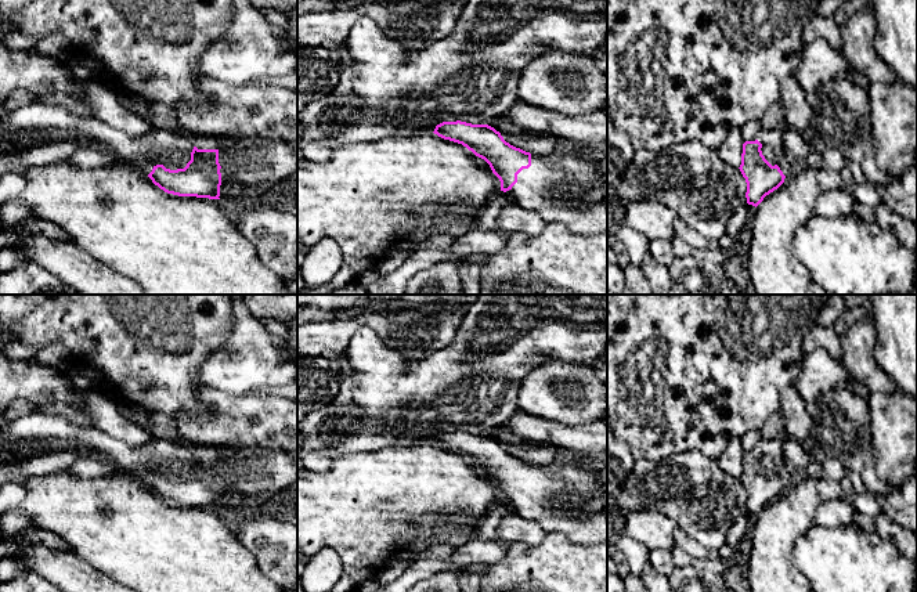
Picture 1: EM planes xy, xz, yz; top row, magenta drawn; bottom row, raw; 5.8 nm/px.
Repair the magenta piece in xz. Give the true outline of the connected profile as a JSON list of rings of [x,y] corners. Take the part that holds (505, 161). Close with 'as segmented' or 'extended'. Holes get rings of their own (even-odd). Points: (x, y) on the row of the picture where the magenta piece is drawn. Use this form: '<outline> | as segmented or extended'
[[[443,122],[434,134],[462,144],[484,159],[501,181],[501,191],[512,195],[523,209],[538,213],[548,224],[566,224],[580,235],[607,231],[607,181],[595,170],[596,156],[588,152],[570,152],[548,156],[531,155],[506,142],[499,131],[488,124]]] | extended

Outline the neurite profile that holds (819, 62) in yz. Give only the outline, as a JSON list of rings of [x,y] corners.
[[[817,39],[804,44],[801,59],[793,76],[808,95],[827,82],[837,80],[842,73],[851,72],[840,50],[834,50],[824,40]]]

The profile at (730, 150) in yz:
[[[740,129],[732,130],[721,147],[716,149],[719,156],[733,167],[740,167],[743,154],[743,134]]]

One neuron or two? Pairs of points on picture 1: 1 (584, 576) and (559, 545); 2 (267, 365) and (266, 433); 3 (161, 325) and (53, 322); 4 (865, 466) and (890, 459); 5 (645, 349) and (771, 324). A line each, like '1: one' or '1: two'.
1: one
2: two
3: one
4: two
5: one

